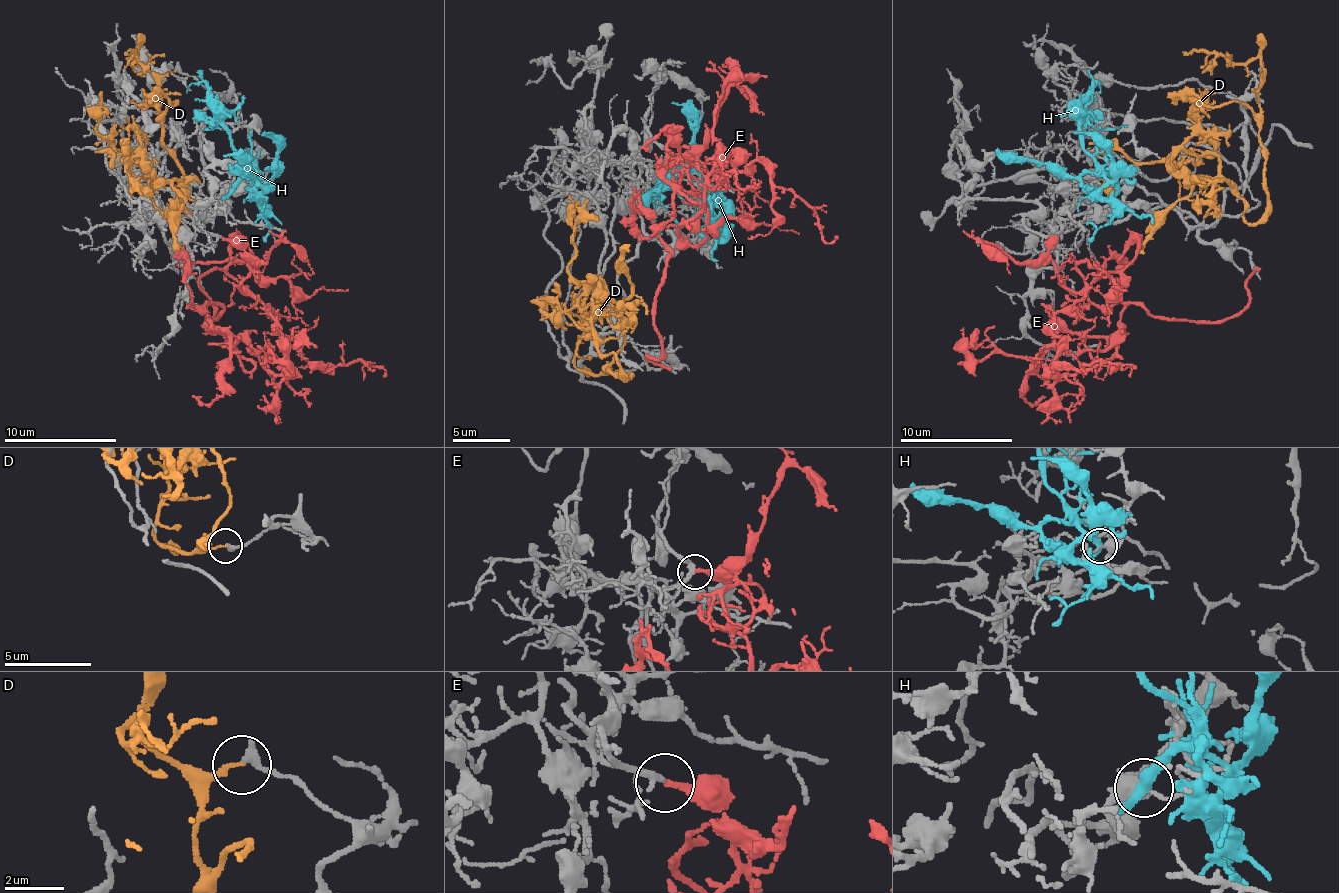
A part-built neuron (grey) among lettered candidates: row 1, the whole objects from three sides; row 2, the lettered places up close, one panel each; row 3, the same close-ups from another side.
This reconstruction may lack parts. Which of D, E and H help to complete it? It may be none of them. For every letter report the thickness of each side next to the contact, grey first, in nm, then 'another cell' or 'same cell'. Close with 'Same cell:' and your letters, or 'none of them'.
D: 320/120 nm | another cell
E: 240/220 nm | same cell
H: 320/340 nm | another cell
Same cell: E

